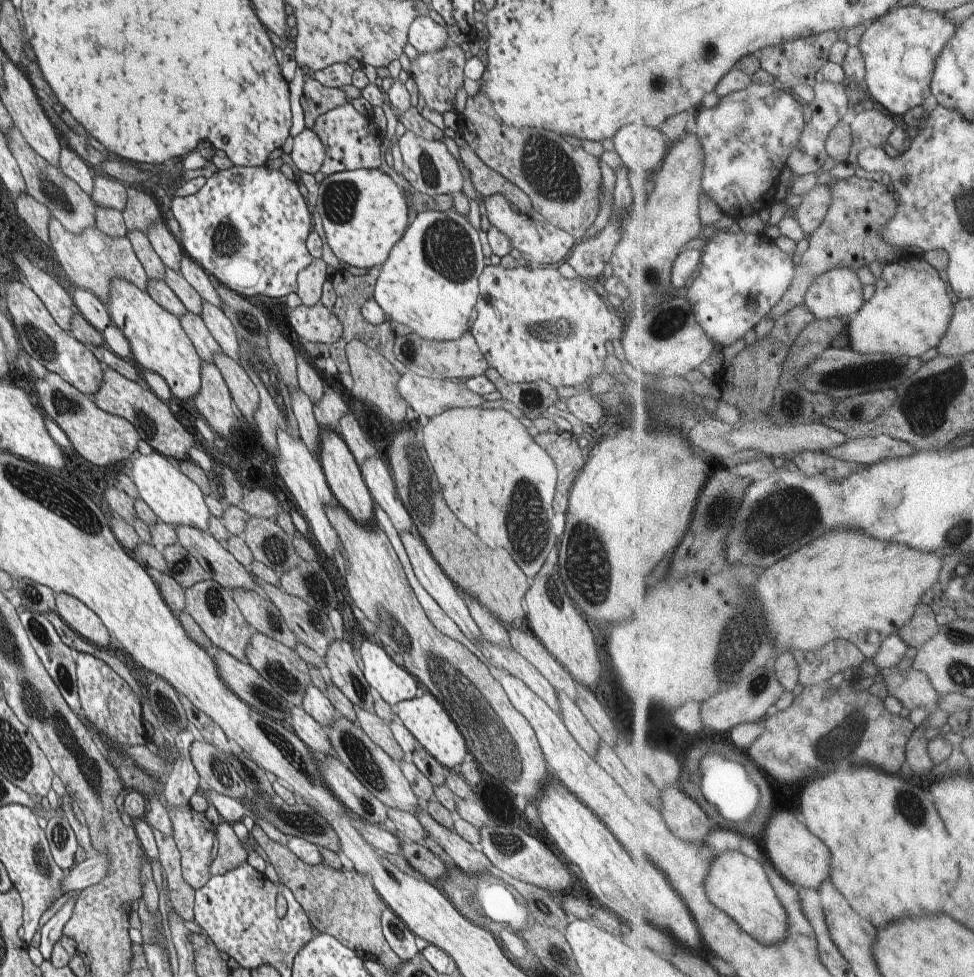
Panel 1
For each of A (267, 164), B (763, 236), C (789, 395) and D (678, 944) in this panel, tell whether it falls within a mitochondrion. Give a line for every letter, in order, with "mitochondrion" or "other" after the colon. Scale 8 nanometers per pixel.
A: other
B: other
C: mitochondrion
D: other

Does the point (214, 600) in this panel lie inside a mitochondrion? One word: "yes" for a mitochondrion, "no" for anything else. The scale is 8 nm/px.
yes

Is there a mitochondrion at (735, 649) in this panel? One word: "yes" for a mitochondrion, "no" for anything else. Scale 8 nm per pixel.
yes

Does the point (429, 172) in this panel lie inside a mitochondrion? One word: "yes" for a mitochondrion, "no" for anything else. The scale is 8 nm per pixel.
yes

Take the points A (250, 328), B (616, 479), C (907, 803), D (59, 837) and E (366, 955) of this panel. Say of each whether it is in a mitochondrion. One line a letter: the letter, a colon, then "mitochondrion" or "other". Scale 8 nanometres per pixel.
A: mitochondrion
B: other
C: mitochondrion
D: mitochondrion
E: other

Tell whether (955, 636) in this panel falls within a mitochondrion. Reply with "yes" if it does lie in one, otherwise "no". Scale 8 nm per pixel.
yes

